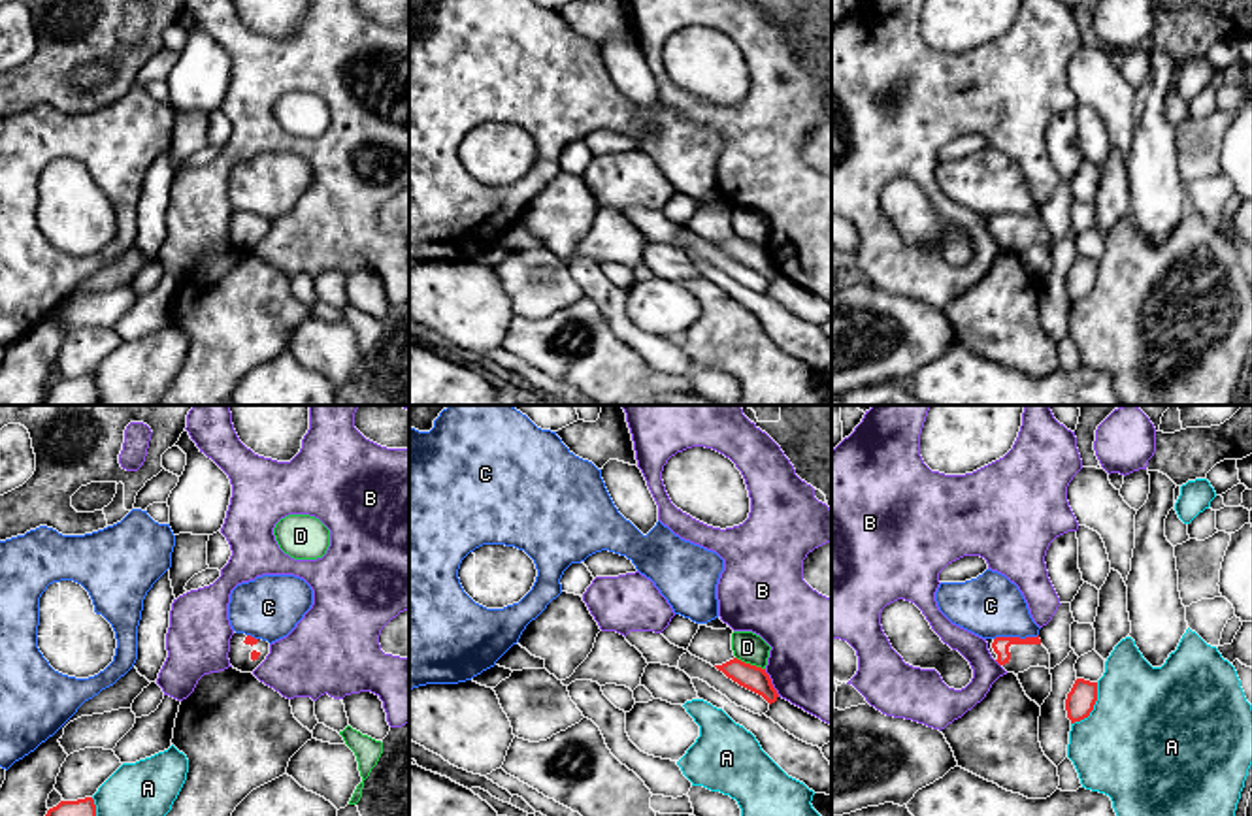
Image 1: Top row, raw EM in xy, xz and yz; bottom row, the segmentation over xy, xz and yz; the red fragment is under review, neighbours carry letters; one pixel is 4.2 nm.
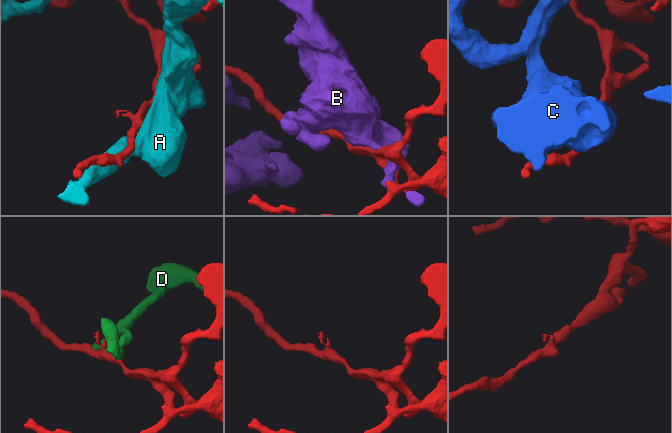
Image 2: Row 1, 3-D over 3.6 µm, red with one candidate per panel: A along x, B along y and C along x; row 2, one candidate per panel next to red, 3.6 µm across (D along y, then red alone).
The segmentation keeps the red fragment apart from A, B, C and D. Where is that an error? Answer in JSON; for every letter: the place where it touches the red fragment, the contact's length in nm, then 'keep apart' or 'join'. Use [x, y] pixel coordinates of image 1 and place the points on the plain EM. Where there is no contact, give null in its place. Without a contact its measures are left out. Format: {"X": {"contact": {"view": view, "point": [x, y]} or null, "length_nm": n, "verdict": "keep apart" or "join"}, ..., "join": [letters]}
{"A": {"contact": {"view": "yz", "point": [1092, 285]}, "length_nm": 220, "verdict": "keep apart"}, "B": {"contact": {"view": "xz", "point": [770, 261]}, "length_nm": 140, "verdict": "keep apart"}, "C": {"contact": {"view": "yz", "point": [1015, 215]}, "length_nm": 190, "verdict": "keep apart"}, "D": {"contact": {"view": "xz", "point": [749, 242]}, "length_nm": 140, "verdict": "keep apart"}, "join": []}

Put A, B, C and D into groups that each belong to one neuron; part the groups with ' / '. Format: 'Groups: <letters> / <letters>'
Groups: A / B / C / D

